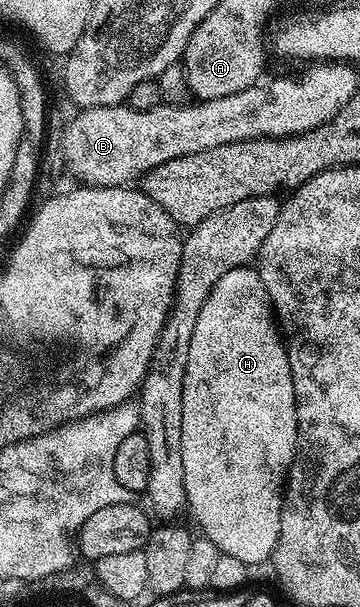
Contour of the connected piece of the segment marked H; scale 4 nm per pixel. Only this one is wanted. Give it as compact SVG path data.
M244 267L229 271L229 275L221 275L217 283L209 291L209 299L201 307L197 315L197 324L193 326L193 339L189 339L189 359L185 363L185 383L181 395L181 460L185 466L186 508L191 509L195 521L199 524L198 532L207 537L219 548L220 553L233 555L233 559L241 559L249 567L259 565L270 558L277 547L277 539L281 535L281 511L283 510L283 494L289 467L295 461L295 450L299 443L297 431L297 411L295 410L295 392L293 391L293 375L289 367L289 355L285 338L277 324L275 310L265 291L265 283L261 283L258 268Z

